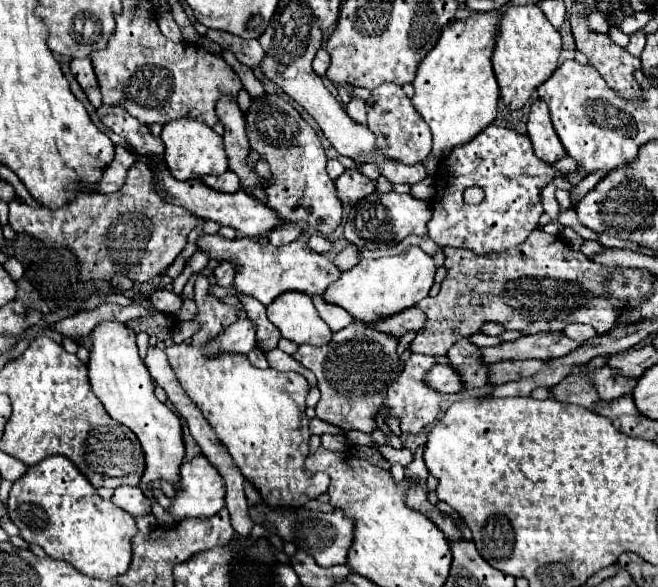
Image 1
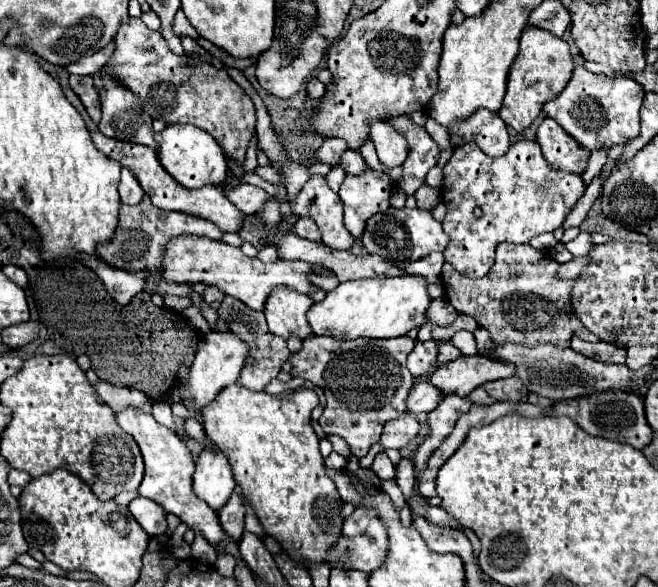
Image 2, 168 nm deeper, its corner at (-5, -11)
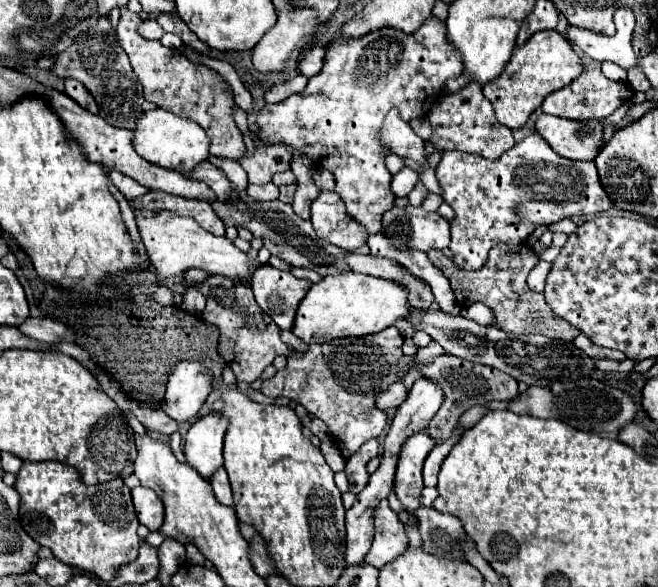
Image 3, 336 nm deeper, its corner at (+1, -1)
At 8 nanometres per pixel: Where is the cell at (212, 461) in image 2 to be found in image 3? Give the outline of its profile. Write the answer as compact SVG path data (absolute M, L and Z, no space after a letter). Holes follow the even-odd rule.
M209 413L209 415L201 417L199 421L195 421L185 435L185 449L183 451L185 451L187 463L191 467L195 467L203 479L211 479L211 475L219 467L223 467L223 435L225 435L225 429L227 429L227 419L221 417L221 413Z

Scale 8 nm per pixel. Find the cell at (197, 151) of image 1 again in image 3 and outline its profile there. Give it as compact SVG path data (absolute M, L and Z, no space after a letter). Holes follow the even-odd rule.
M155 109L155 111L147 111L143 113L143 117L137 121L135 127L135 141L133 141L137 153L159 165L165 169L173 169L179 173L191 173L197 165L201 165L203 161L209 159L209 137L207 133L189 119L181 119L175 113L169 113L165 109Z

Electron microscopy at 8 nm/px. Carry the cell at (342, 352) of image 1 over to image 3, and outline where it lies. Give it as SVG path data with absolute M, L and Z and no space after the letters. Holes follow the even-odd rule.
M397 327L383 329L365 337L345 337L327 343L311 343L307 351L295 351L287 357L287 367L263 381L261 393L271 397L289 397L301 403L309 413L327 423L335 443L349 459L365 441L379 437L387 425L387 413L375 407L377 393L399 381L399 359L403 337Z

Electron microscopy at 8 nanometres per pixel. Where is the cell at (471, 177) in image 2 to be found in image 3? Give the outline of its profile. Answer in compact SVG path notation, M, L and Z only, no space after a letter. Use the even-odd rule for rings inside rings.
M537 131L497 159L485 159L477 153L445 151L435 173L443 189L443 201L455 211L455 217L449 221L453 263L465 271L481 269L489 249L497 243L517 245L527 241L539 225L551 225L565 217L591 215L613 207L599 183L595 163L571 161L557 155Z

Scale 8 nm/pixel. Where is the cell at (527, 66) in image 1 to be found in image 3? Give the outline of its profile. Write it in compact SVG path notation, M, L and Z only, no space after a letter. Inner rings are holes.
M555 29L537 31L533 33L533 37L529 37L529 41L525 41L525 45L515 47L505 71L495 81L483 87L483 95L495 107L499 123L517 129L525 125L529 115L543 103L549 93L569 85L581 71L583 63L579 55L571 49L569 41L565 41L561 33L557 33Z

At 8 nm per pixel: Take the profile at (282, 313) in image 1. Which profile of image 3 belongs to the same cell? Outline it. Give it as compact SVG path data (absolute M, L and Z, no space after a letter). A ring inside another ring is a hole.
M271 265L259 267L251 279L255 301L279 325L279 329L293 327L295 311L309 287L309 281L297 279L291 273Z

